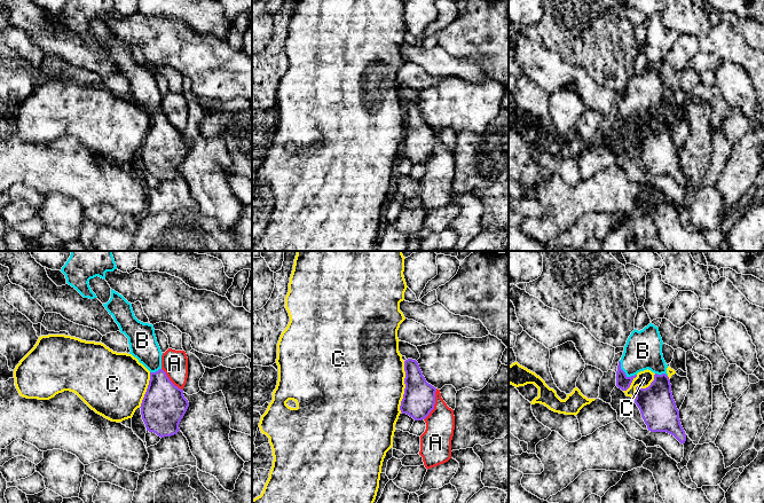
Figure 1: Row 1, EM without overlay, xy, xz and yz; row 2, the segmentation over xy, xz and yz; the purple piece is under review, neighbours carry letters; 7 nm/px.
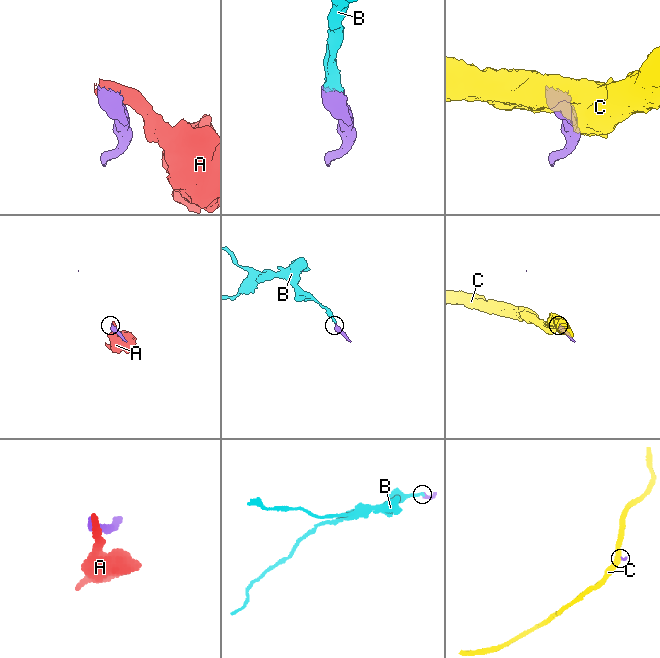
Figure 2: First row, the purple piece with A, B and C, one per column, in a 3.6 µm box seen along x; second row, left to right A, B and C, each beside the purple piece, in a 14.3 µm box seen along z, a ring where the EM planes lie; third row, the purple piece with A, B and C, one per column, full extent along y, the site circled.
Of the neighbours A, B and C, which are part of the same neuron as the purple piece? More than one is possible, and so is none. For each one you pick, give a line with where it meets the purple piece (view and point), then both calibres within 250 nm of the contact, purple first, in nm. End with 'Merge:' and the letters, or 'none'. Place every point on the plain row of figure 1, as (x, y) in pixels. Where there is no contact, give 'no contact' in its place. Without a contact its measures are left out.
B: meets purple in yz at (624, 116); 100 nm thick on the purple side, 260 nm on the other
Merge: B

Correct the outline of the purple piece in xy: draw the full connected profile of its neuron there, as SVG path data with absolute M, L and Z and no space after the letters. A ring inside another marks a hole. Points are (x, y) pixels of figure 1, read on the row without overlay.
M111 32L111 41L103 47L118 68L120 76L128 81L129 97L149 115L150 124L141 147L141 158L147 174L158 180L176 178L189 146L183 133L175 129L162 112L162 94L152 68L139 64L132 47Z

